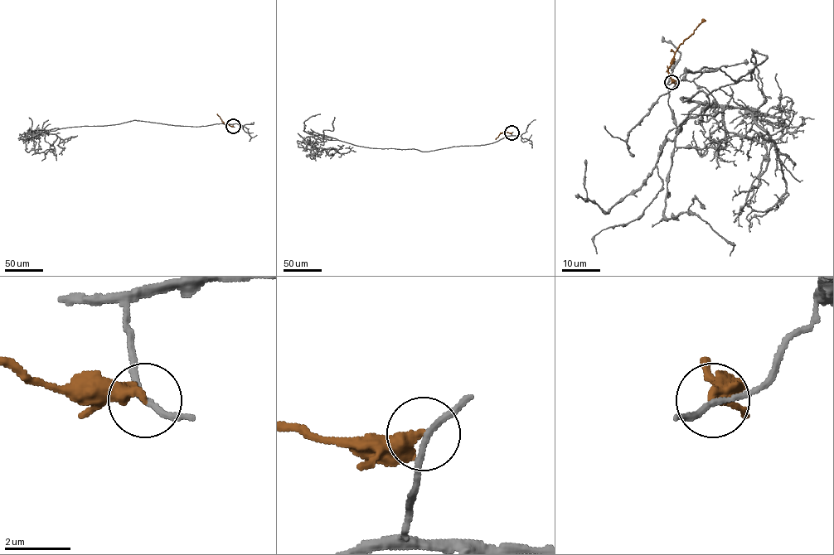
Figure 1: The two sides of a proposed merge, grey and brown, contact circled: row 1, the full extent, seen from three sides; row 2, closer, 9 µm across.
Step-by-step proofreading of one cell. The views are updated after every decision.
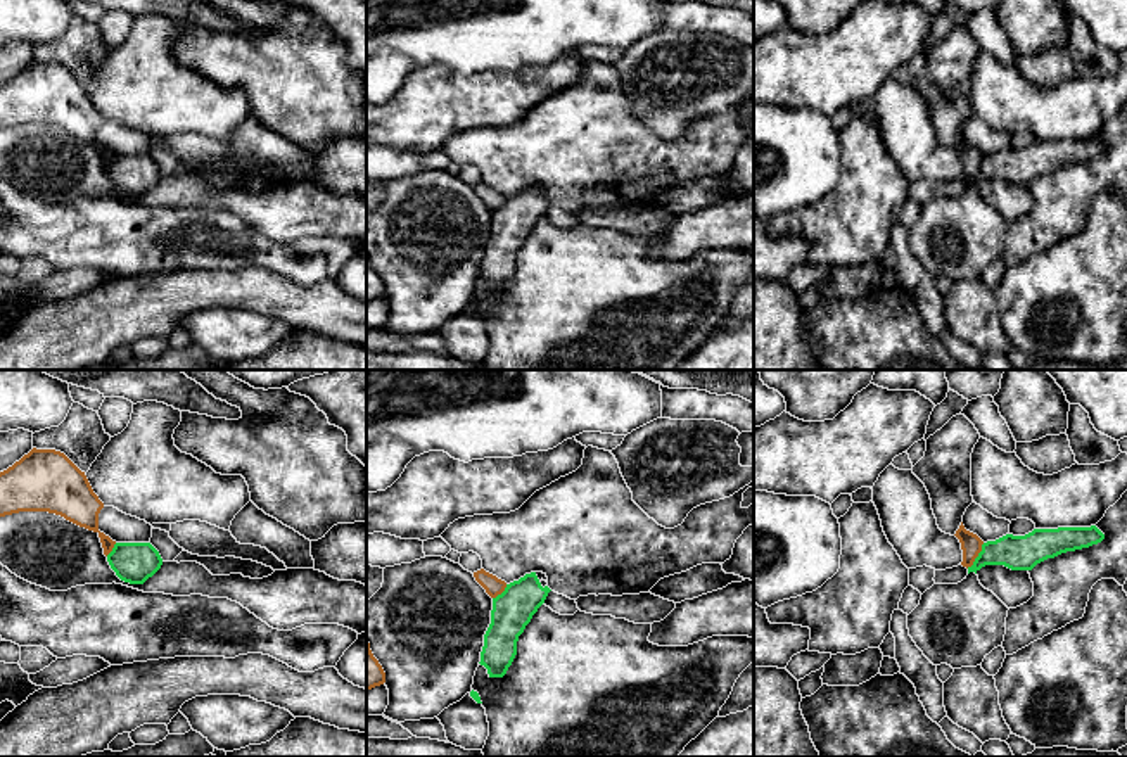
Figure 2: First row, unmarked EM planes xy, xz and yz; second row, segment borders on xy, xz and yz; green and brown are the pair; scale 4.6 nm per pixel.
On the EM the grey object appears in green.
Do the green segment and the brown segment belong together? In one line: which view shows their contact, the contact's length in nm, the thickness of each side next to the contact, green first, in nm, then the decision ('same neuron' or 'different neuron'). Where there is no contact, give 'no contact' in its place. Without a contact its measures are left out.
contact in yz; length 150 nm; calibres 160 and 100 nm; different neuron

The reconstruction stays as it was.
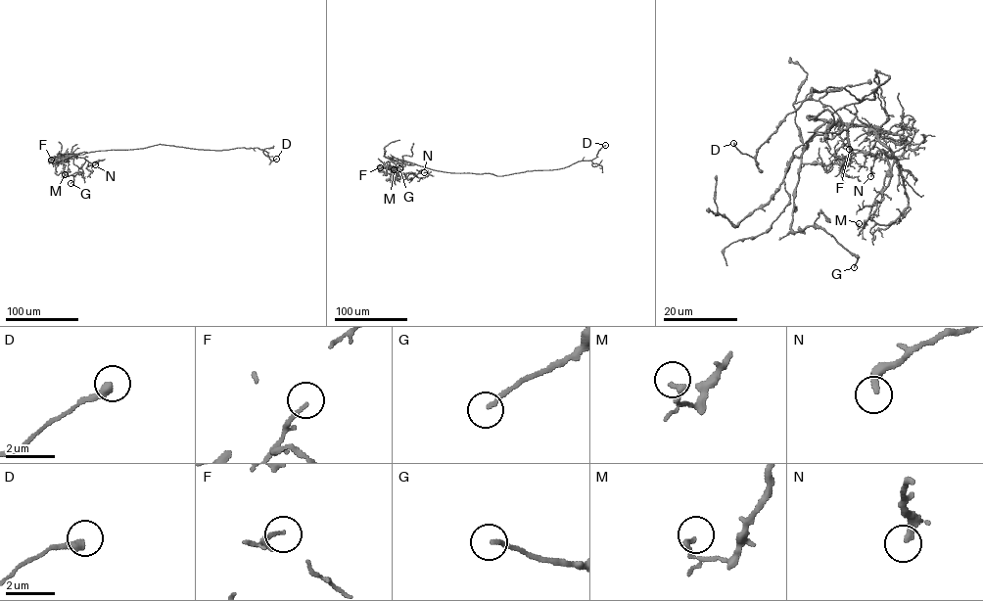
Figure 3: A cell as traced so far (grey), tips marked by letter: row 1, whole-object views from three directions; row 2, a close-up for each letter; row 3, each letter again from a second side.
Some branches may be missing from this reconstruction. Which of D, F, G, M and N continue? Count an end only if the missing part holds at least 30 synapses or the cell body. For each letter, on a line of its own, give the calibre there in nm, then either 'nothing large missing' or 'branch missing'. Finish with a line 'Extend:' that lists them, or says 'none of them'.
D: 340 nm | nothing large missing
F: 130 nm | nothing large missing
G: 170 nm | nothing large missing
M: 220 nm | nothing large missing
N: 200 nm | nothing large missing
Extend: none of them

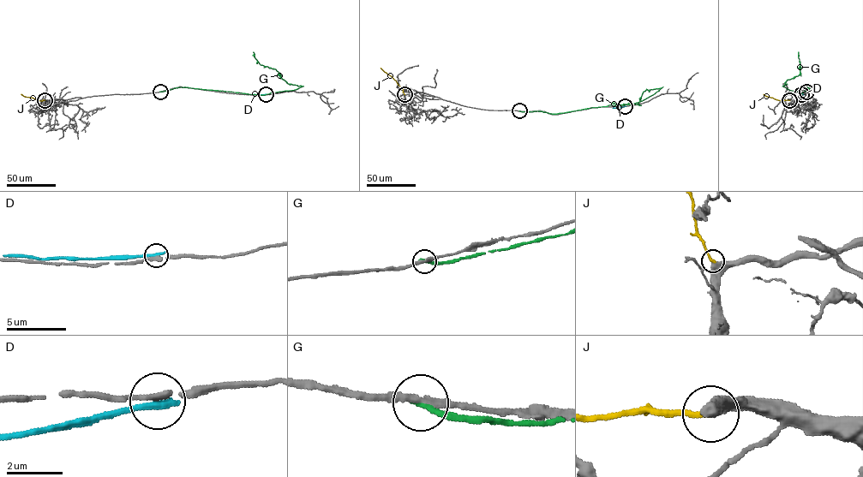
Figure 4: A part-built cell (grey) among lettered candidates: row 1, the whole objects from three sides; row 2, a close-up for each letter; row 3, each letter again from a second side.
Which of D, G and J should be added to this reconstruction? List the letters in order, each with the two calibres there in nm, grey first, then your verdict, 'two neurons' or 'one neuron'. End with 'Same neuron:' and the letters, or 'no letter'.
D: 200/320 nm | two neurons
G: 240/240 nm | two neurons
J: 360/240 nm | one neuron
Same neuron: J

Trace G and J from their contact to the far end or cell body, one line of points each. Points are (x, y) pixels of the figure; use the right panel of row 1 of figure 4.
G: (806, 92), (806, 86), (809, 88), (800, 95), (783, 86), (788, 80), (800, 74), (798, 51)
J: (789, 100), (782, 101), (764, 94)

